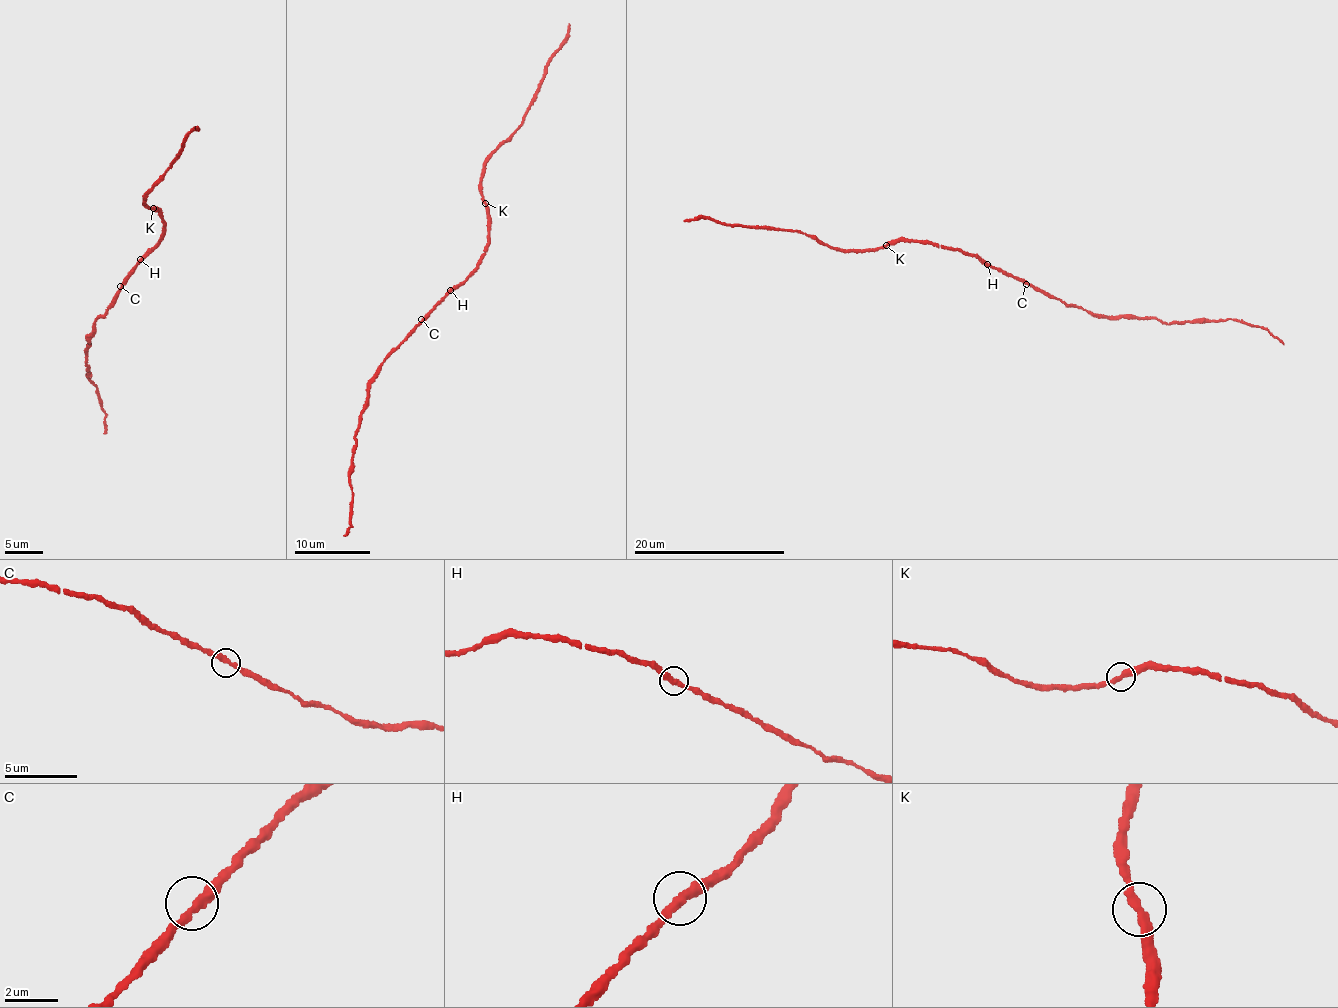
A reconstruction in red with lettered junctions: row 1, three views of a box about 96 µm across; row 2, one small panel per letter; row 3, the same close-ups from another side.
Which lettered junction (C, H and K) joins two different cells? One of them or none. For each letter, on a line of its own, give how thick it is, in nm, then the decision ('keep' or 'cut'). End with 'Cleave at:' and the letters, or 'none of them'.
C: 320 nm thick; keep
H: 360 nm thick; keep
K: 340 nm thick; keep
Cleave at: none of them

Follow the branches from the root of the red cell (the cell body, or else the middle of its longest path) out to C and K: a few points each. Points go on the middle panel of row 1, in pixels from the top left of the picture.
C: (451, 291), (421, 319)
K: (451, 291), (466, 280), (484, 254), (489, 228), (485, 203)

